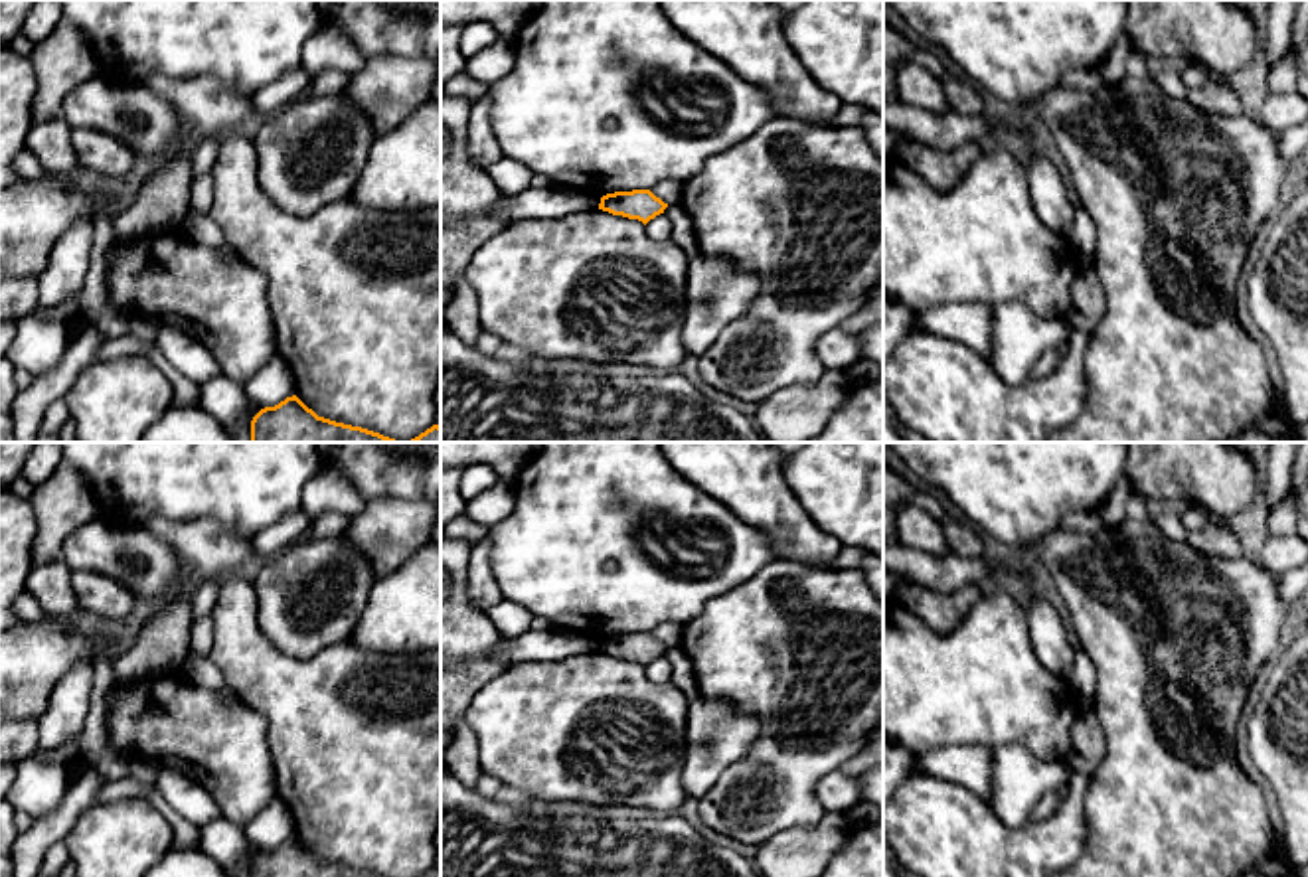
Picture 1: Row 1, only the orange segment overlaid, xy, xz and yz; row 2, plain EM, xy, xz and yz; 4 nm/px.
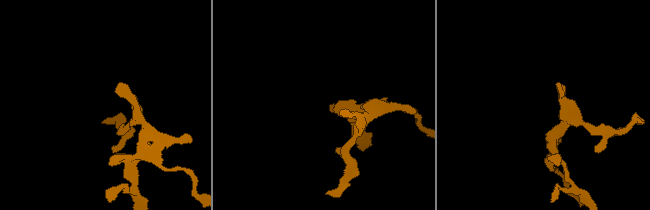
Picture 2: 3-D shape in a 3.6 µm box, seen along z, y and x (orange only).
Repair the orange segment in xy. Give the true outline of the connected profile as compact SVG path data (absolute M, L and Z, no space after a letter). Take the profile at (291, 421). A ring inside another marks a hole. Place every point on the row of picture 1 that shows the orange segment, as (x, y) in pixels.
M296 395L261 409L251 421L251 442L399 442L379 433L318 417Z

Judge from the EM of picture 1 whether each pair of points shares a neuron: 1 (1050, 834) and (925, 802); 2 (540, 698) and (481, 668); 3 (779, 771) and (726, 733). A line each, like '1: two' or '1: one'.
1: one
2: two
3: two

